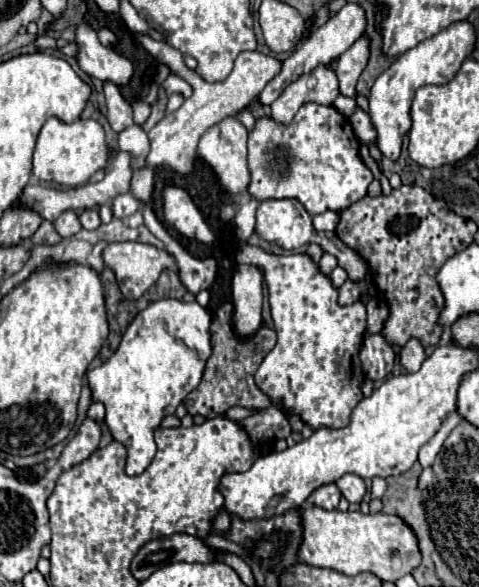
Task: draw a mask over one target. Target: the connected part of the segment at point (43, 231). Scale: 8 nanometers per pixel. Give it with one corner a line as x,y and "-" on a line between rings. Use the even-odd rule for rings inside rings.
43,222
39,226
39,230
31,236
31,242
33,244
59,244
63,238
55,232
53,224
51,222

